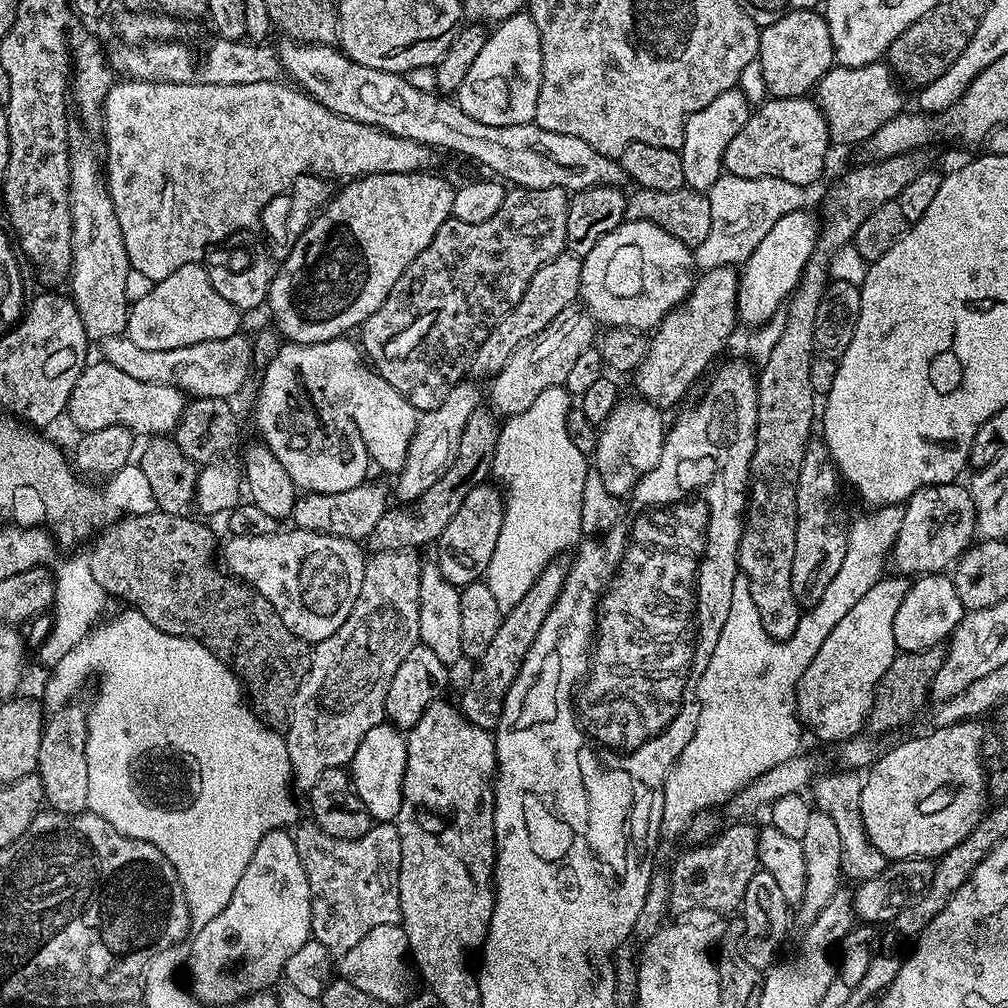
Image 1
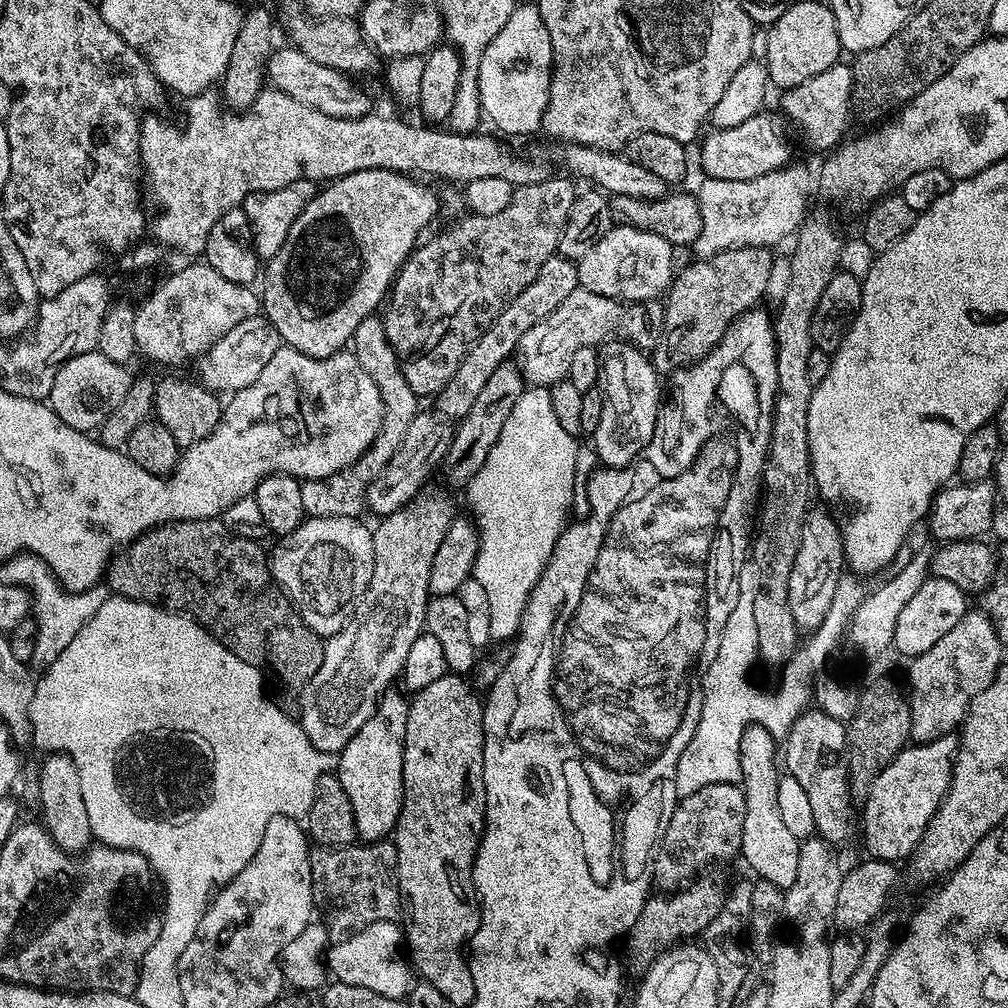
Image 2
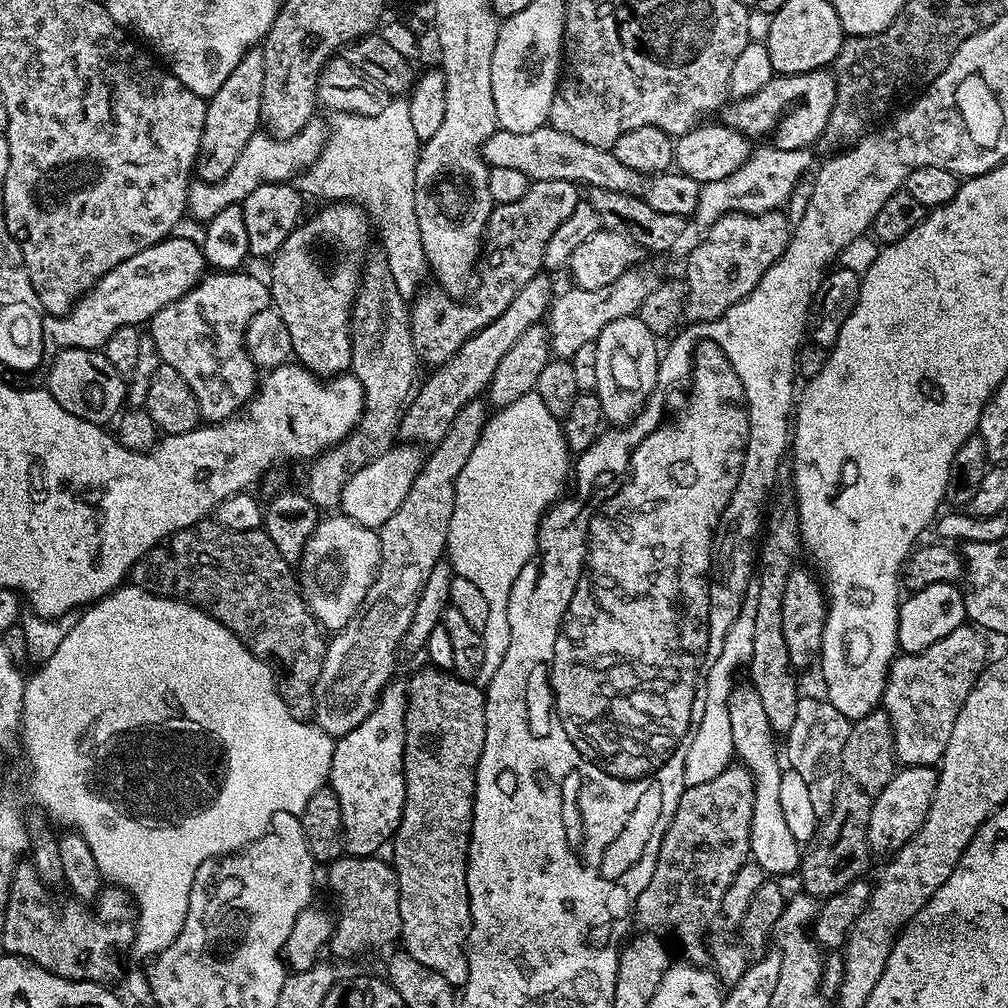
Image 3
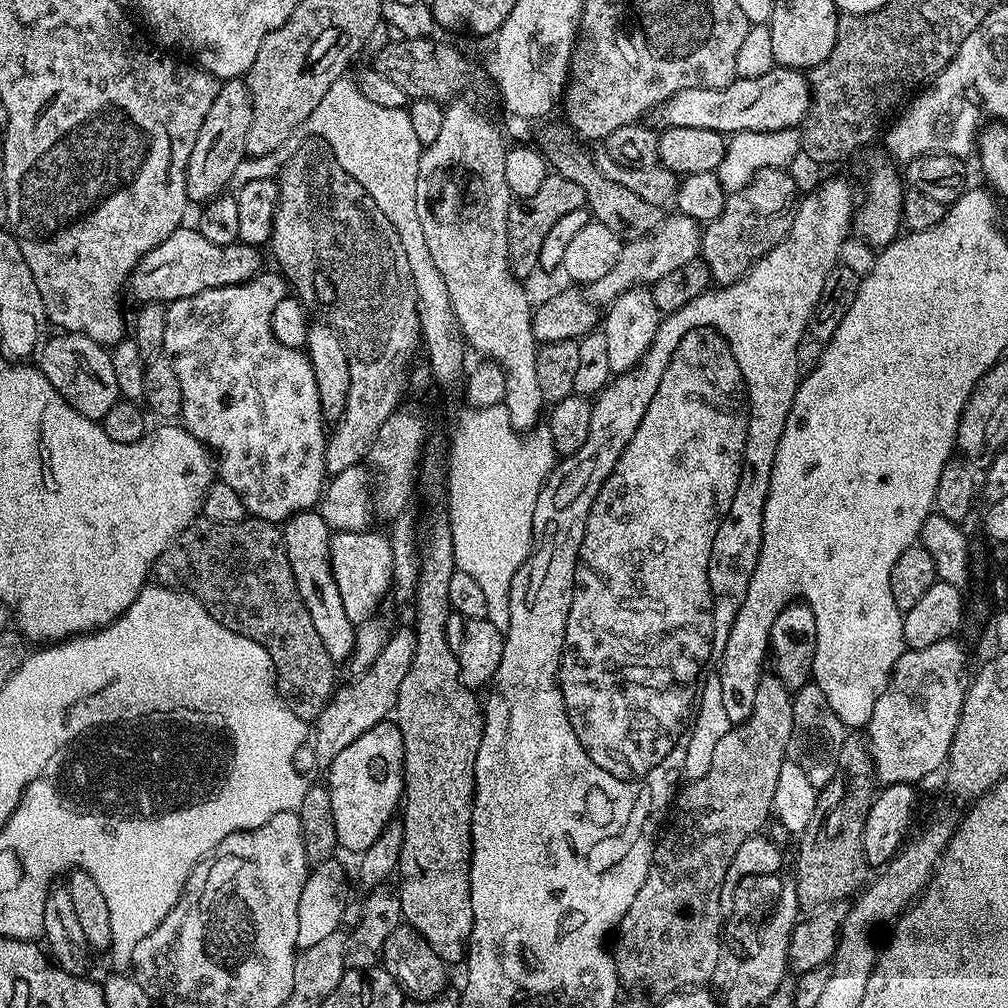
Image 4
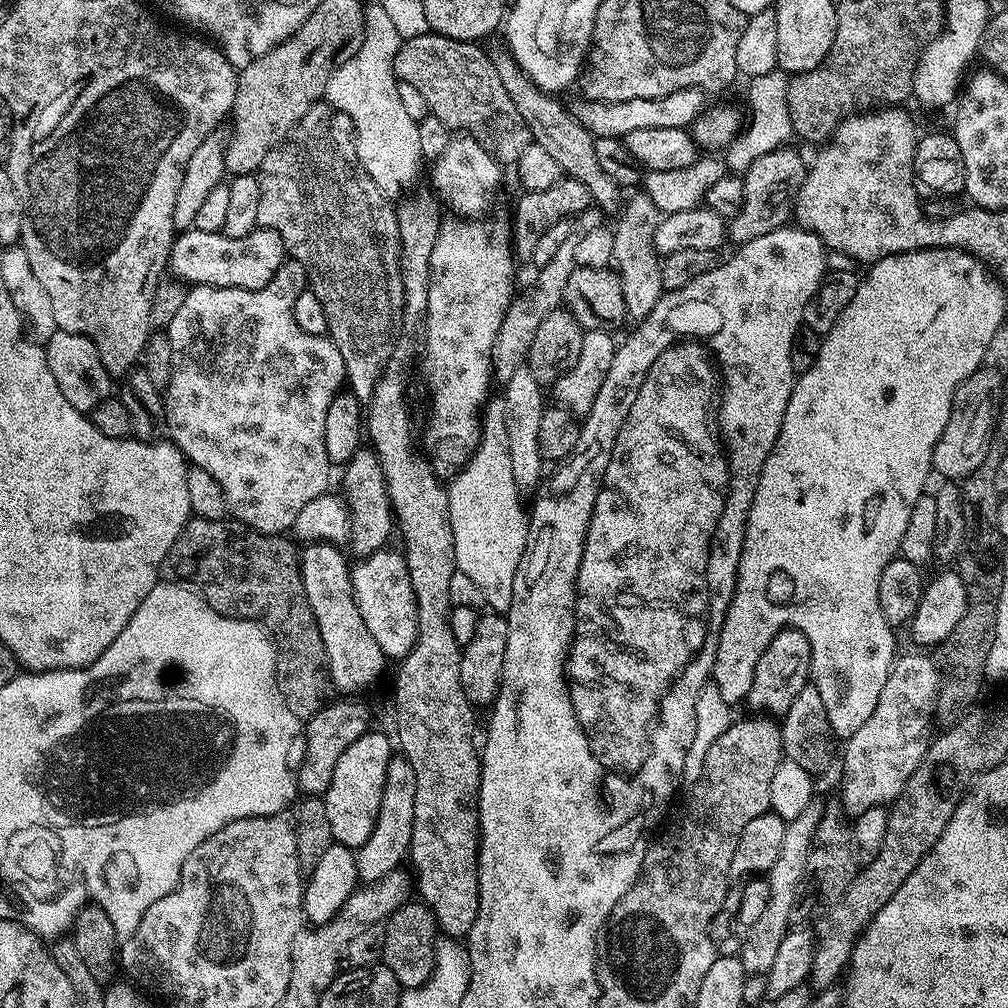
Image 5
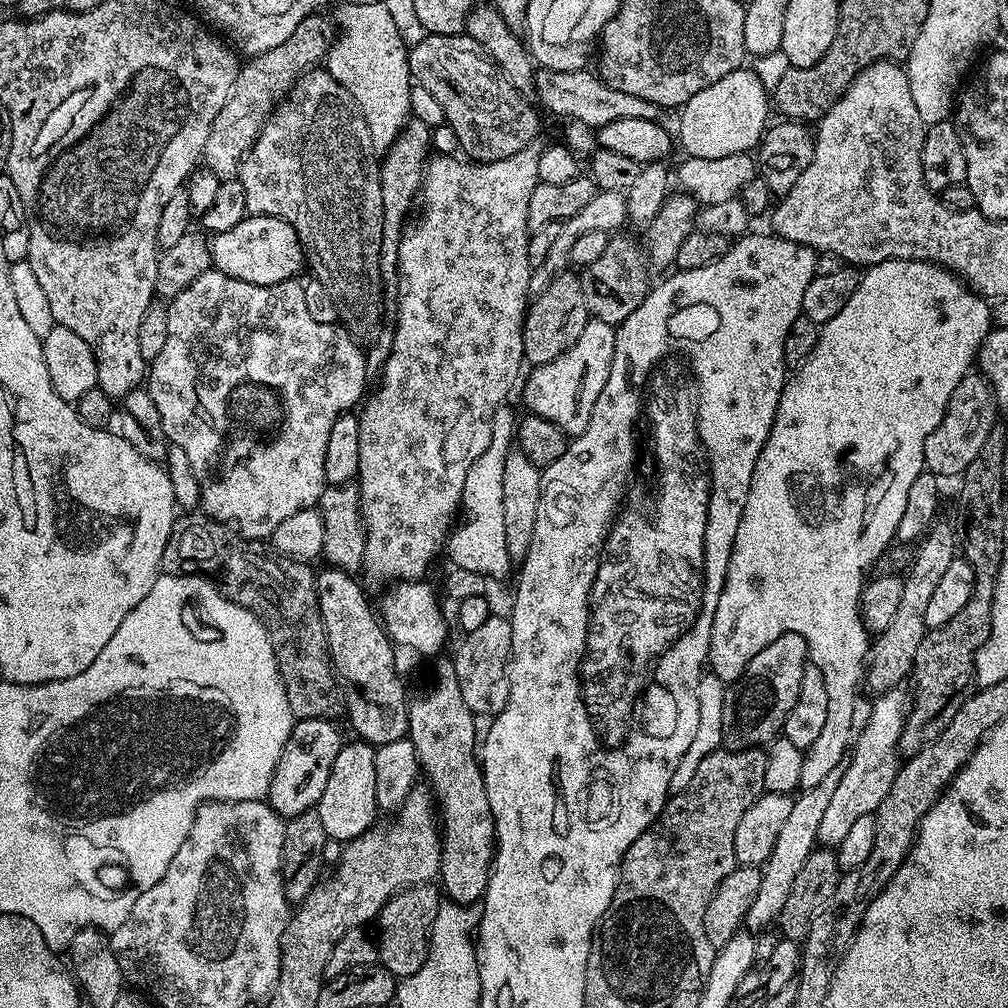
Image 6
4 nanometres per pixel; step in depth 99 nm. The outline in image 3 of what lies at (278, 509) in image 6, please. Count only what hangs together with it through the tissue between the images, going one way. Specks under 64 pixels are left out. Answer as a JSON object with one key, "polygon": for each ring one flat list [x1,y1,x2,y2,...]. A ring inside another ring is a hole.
{"polygon":[[216,270,205,275,186,295,178,298,178,302,170,302,170,306,158,310,158,314,154,314,150,321,150,334,154,338,154,346,158,346,161,361,174,366,174,370,178,370,182,378,186,378,186,386,190,386,200,407,200,415,208,422,229,420,231,416,237,415,258,391,258,369,248,357,248,349,244,347,244,335,254,314,270,307,270,288,265,281,263,284,258,277,244,271]]}

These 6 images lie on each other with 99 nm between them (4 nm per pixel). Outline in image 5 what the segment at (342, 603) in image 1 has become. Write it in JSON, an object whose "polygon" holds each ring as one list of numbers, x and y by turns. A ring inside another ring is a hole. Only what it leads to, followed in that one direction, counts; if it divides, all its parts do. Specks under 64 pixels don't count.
{"polygon":[[388,551,374,552,351,565,352,593,374,642,378,642,389,661,399,662,416,641,416,595,410,586,408,564,403,555,399,551]]}

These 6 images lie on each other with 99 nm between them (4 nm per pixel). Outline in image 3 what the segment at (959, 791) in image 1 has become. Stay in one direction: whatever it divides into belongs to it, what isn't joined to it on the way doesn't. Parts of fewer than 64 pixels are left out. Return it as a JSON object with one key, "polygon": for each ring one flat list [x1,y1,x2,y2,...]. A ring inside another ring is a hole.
{"polygon":[[904,766,892,775,886,790,878,794,874,802,874,810,870,810,870,826,868,827,868,846,873,853,876,852,883,858,891,857,922,826,926,814,930,810,930,802,934,798,936,789,936,777,938,775,935,767]]}

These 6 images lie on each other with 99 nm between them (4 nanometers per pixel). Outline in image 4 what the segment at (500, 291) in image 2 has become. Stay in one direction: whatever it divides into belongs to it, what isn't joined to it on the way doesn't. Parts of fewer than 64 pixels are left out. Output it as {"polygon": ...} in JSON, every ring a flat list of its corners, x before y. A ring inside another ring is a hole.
{"polygon":[[549,174,546,182,542,182,535,194,530,198,521,200,513,199,508,211,508,266,512,275,517,278,525,278,533,271,539,269,538,254,542,250,542,241,548,231,560,221,570,210,578,210,585,207,586,201,582,186,570,182,570,178,562,178,555,174]]}

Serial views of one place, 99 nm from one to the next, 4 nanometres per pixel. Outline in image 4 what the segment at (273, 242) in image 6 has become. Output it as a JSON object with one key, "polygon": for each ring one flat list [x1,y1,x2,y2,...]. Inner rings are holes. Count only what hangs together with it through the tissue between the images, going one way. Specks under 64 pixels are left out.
{"polygon":[[181,226,166,238,154,250,150,250,138,262,130,277,130,296,140,302,155,302,169,305,173,300,190,298,202,294,202,290,221,288,231,284,245,284,261,271,260,248,251,248,249,244,239,242,230,246,214,246,206,242,195,227]]}

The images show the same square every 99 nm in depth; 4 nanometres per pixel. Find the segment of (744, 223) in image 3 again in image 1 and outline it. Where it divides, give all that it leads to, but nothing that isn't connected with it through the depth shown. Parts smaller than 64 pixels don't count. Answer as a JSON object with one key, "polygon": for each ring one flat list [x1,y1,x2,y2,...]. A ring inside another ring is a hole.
{"polygon":[[731,265,701,271,695,277,686,299,672,312,668,312,651,333,646,358,642,358,634,373,635,395,639,399,649,400,661,410,669,410,687,394,688,387,721,354,734,328,738,326,738,284,739,273]]}

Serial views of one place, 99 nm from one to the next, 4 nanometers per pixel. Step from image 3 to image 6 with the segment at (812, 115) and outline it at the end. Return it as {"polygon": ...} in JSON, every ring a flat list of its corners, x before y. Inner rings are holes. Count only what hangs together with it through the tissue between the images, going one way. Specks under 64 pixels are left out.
{"polygon":[[540,70,534,76,534,96,540,99,539,107,553,112,556,116,573,116,580,124,591,130,599,130,610,122,618,122,618,118,646,118,655,120,658,116,656,105,642,98,634,98,634,94,622,94,622,90,607,88,595,71,549,72]]}

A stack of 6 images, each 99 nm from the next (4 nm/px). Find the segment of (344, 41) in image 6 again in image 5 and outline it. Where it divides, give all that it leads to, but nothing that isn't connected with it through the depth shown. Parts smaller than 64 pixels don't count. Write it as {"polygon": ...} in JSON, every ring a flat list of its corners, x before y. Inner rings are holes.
{"polygon":[[380,2,369,3,364,9,364,37,362,46,358,46,358,54,346,62,336,65,336,69,330,74,330,82,326,82,324,96,327,103,331,104,337,112,345,112,352,119,352,126,356,129,356,153,360,164,370,178,389,198,397,198,416,180,420,172,420,164,424,160,422,146,418,143,418,121,410,118,402,100,399,98,397,88,398,77,394,58,398,54,402,39,392,19,383,10]]}

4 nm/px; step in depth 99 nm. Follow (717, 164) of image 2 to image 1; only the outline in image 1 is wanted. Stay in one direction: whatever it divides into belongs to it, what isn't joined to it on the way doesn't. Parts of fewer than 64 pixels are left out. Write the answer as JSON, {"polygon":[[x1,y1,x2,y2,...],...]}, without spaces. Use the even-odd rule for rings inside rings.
{"polygon":[[808,96,768,98,731,138,724,154,723,171,738,179,782,179,810,186,824,172,828,148,826,118,815,99]]}

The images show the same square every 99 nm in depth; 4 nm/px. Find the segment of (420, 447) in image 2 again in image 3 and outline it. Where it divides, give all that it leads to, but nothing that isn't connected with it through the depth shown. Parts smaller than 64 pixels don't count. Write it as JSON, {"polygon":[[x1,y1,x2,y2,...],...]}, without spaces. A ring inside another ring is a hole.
{"polygon":[[400,442,389,448,386,454,374,458,374,462,353,472,340,495,339,511,362,526,379,530,386,518,402,506,406,494,410,494,410,486,414,486,414,478,425,462,425,457,416,452,419,451,413,445]]}

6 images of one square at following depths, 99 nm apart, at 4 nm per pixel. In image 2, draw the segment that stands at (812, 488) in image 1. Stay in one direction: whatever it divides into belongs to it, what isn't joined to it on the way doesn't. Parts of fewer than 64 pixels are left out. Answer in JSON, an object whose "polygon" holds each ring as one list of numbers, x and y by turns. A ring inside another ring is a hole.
{"polygon":[[812,510,804,517,802,542,794,558,794,567,790,570,790,610,794,613,797,628,804,634,822,626,822,618,826,618,830,611,834,590,838,590,838,582,846,568,837,517,831,511,823,511]]}

